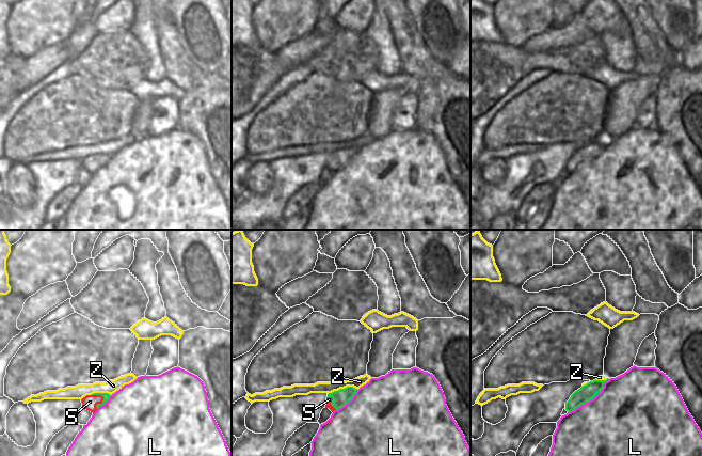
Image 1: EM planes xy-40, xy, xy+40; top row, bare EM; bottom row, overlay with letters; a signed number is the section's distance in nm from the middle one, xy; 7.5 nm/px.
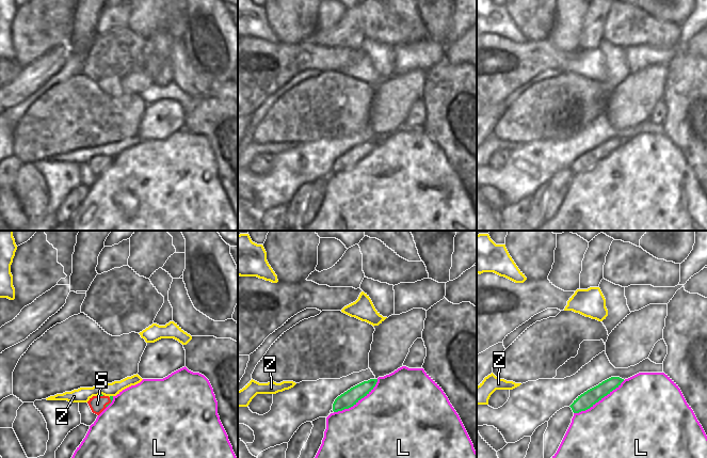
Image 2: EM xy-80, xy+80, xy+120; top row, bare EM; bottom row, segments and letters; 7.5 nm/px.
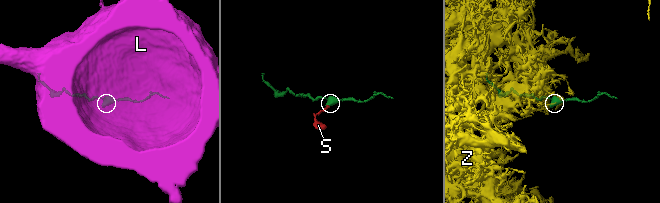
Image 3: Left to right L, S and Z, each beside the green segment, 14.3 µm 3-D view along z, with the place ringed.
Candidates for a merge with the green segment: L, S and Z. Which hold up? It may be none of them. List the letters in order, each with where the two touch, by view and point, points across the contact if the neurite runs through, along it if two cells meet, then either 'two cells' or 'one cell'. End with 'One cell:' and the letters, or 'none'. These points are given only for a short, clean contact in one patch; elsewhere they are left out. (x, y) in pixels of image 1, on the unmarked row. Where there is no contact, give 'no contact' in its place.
L: contact xy+40 (589, 161); two cells
S: contact xy-40 (104, 160); border xy-40 (92, 155), (99, 155), (102, 158), (96, 170); two cells
Z: contact xy (342, 150); two cells
One cell: none

